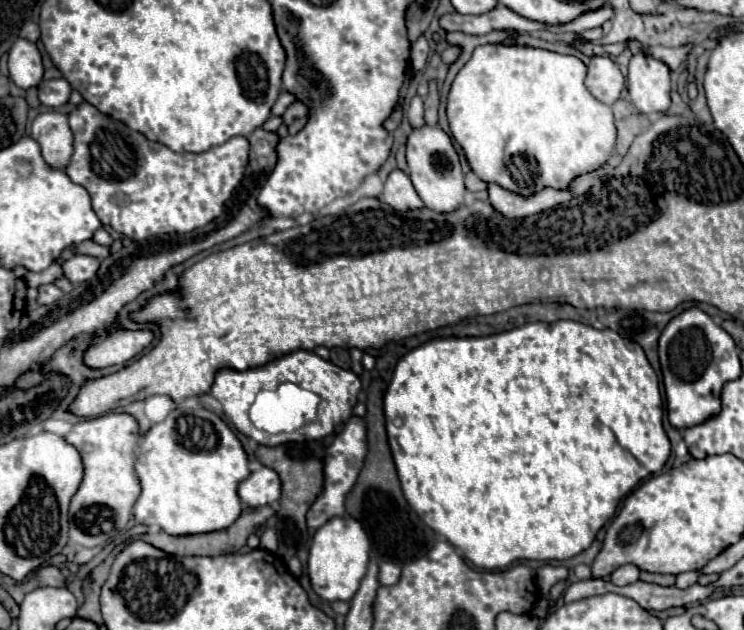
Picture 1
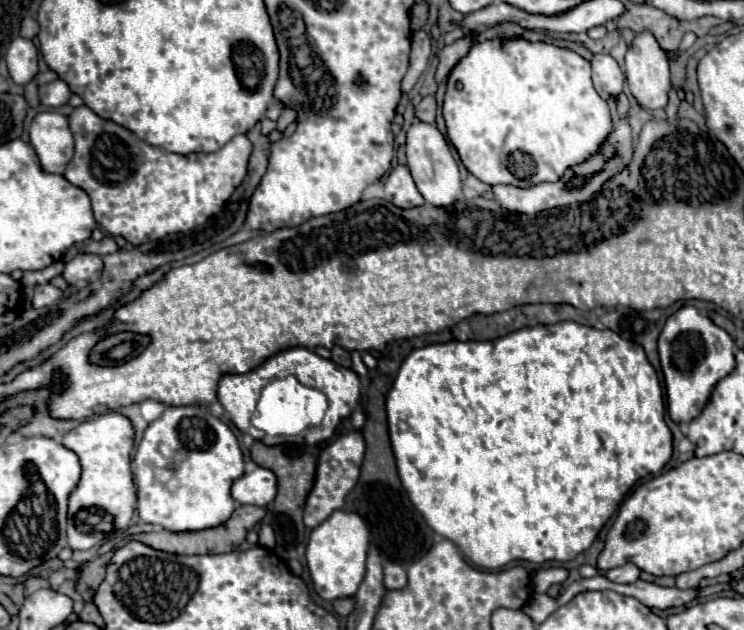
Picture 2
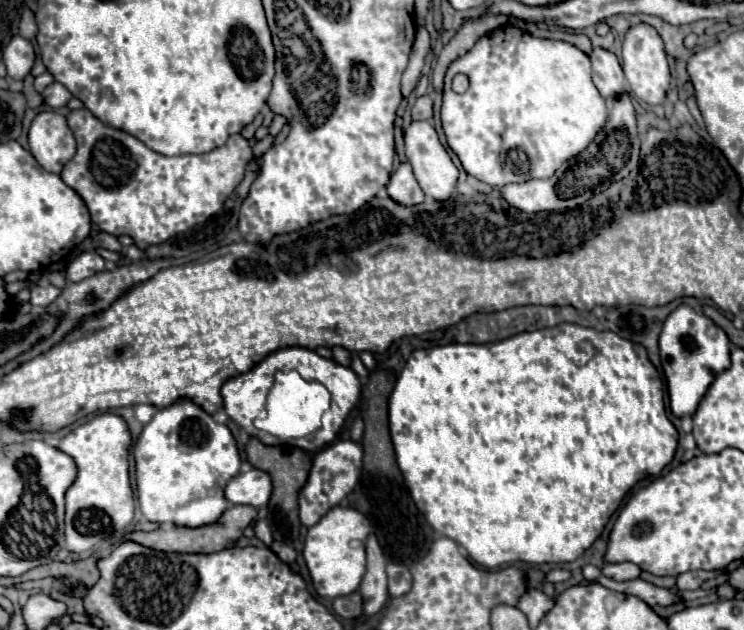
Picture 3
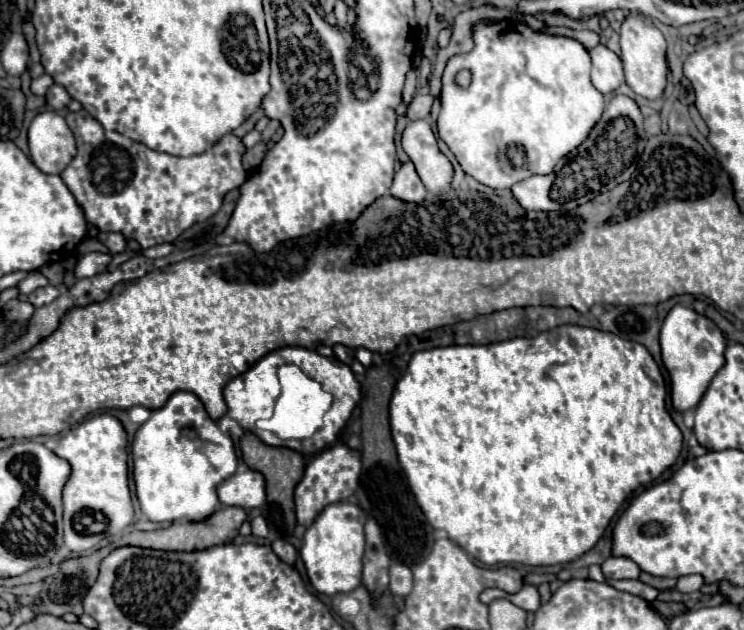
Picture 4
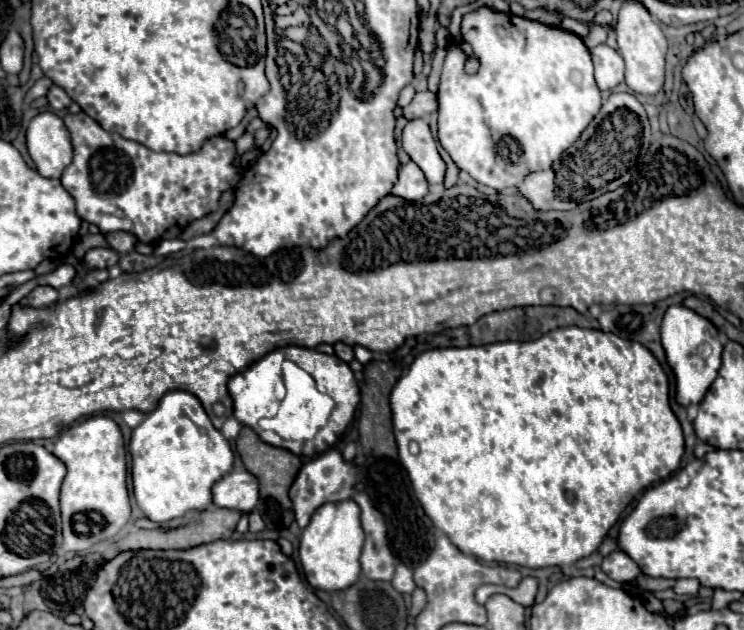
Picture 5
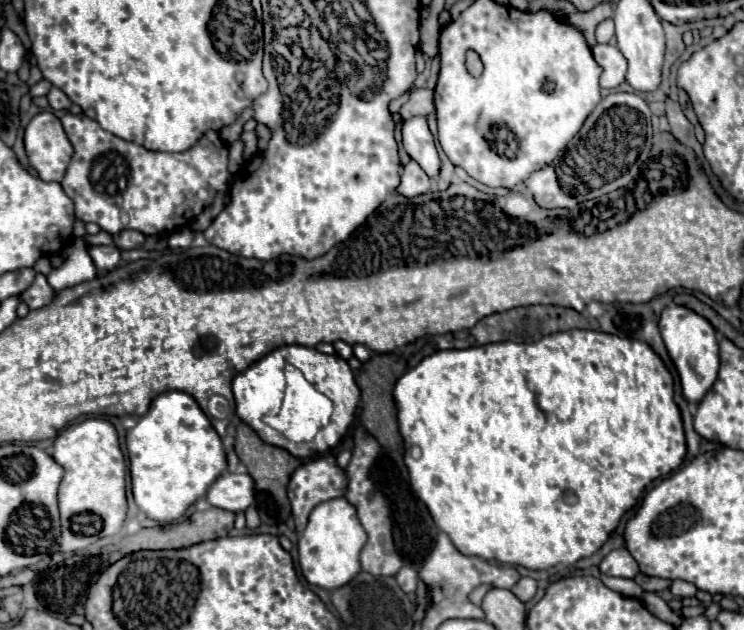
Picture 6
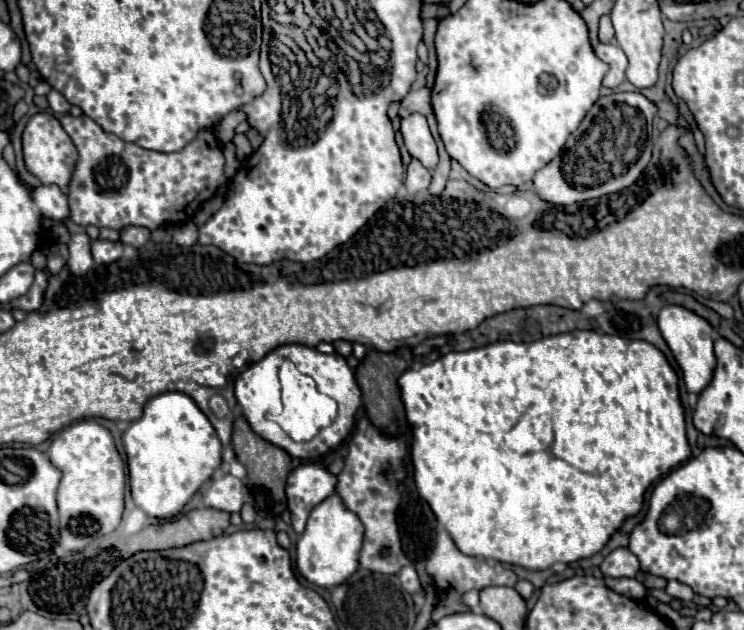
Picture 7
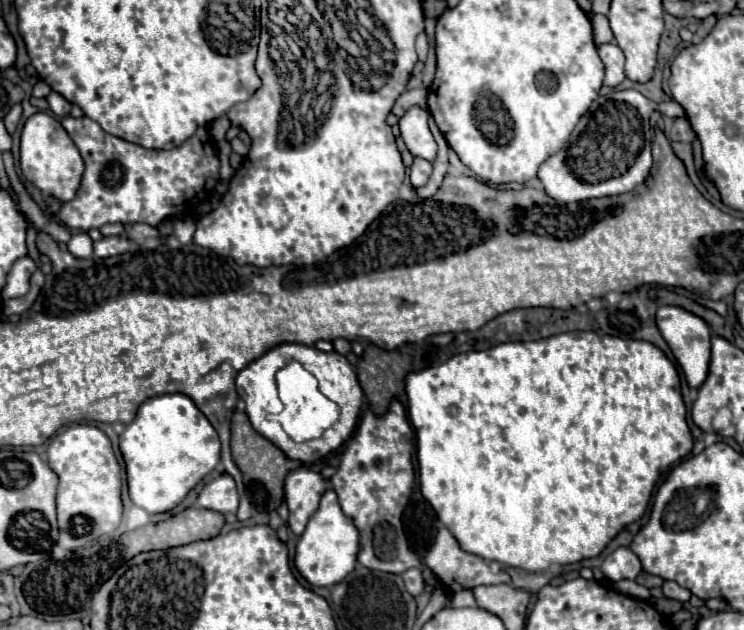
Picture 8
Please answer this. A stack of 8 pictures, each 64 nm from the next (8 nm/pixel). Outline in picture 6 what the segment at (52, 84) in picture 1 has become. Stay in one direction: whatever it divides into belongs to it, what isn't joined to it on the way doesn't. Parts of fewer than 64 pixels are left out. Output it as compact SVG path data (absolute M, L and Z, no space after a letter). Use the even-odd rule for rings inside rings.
M52 88L48 92L48 102L52 106L52 110L68 110L70 108L70 100L68 96L64 96L64 92L60 92L60 88Z

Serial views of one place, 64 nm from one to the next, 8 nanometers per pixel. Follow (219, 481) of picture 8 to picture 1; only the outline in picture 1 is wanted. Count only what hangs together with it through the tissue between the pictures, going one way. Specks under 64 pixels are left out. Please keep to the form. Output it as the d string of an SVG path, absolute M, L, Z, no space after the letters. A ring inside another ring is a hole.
M262 468L258 472L252 472L238 488L238 494L246 506L268 506L280 500L282 484L280 478L272 468Z

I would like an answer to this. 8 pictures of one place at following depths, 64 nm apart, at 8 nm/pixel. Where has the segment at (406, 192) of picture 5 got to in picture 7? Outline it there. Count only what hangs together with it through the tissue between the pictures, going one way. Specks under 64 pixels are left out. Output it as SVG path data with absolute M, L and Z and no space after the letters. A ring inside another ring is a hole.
M412 160L412 162L406 166L404 186L406 186L406 190L408 190L410 194L428 190L428 186L430 186L430 170L426 170L418 160Z

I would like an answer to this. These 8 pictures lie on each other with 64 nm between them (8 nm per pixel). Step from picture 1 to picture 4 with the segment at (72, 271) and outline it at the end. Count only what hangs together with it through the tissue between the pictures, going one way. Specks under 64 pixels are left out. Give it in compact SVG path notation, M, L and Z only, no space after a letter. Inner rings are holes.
M90 252L90 254L84 254L82 258L78 258L76 262L76 268L74 268L74 278L80 280L80 278L90 278L94 274L100 274L108 268L108 264L112 262L112 256L110 254L102 254L102 252Z

